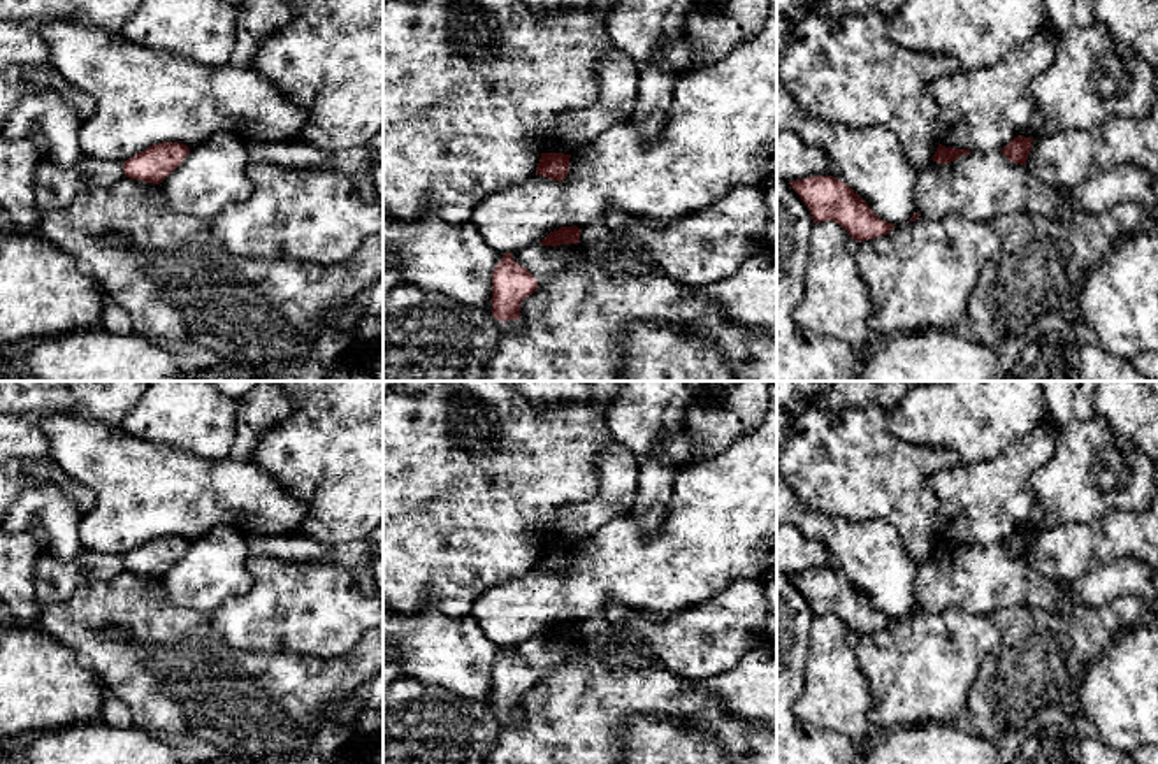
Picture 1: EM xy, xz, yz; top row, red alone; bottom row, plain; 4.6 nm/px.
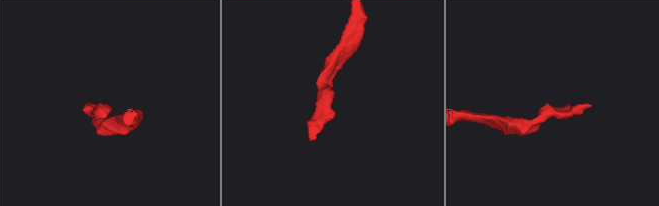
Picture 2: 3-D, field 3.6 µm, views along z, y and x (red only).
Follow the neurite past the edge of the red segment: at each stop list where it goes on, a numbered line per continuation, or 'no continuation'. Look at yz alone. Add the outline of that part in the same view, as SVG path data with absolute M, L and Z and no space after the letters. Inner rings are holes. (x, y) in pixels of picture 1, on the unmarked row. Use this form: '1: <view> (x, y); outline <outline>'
no continuation

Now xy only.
no continuation

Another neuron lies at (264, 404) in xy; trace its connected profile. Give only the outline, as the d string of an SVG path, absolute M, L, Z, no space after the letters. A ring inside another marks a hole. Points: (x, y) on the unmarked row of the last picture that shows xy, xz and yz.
M257 381L241 399L230 458L250 462L260 437L290 416L293 406L274 381Z

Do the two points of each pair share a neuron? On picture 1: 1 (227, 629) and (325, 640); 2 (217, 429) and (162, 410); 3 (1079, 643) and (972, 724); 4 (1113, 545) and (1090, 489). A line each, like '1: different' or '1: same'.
1: same
2: same
3: same
4: different

